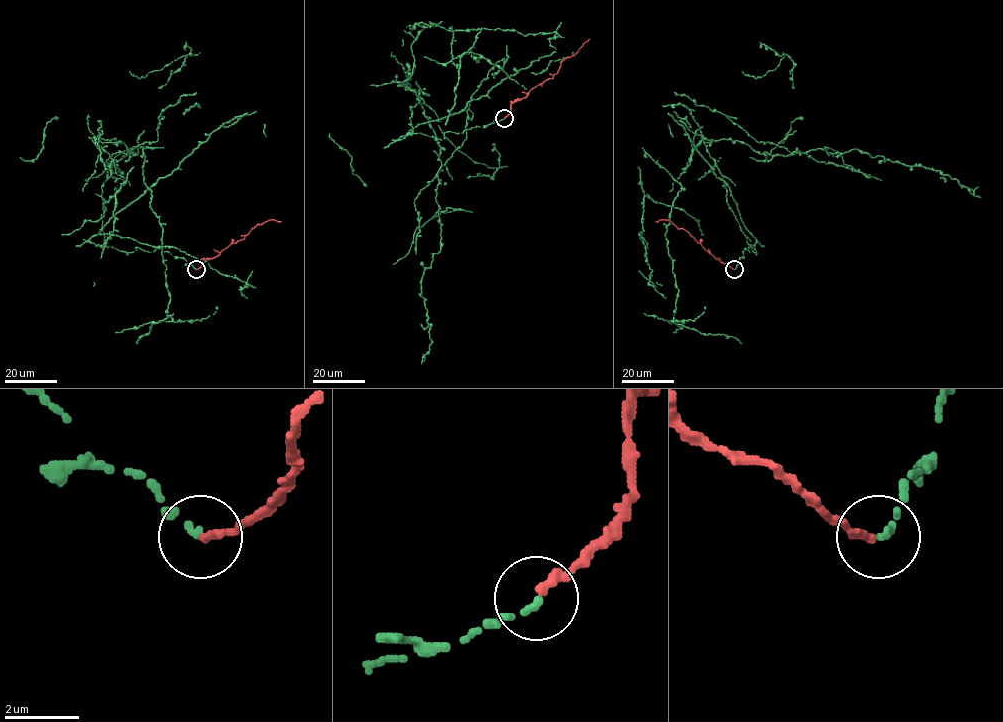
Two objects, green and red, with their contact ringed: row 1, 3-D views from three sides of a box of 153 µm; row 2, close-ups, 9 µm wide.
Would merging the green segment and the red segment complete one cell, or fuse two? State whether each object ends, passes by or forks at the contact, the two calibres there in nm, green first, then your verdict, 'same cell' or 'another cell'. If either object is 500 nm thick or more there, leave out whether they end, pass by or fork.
green ends; red ends; calibres 200 and 280 nm; another cell

